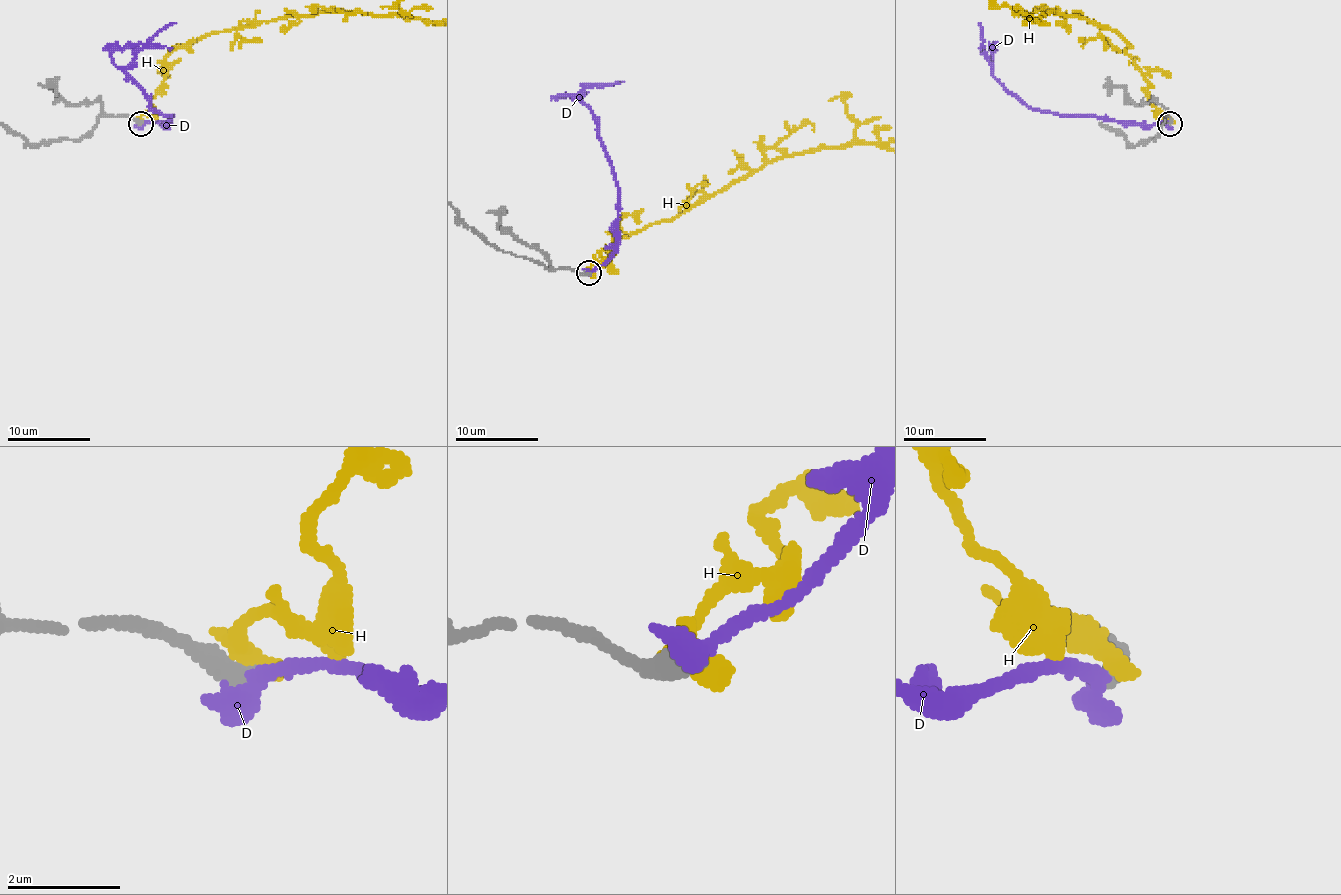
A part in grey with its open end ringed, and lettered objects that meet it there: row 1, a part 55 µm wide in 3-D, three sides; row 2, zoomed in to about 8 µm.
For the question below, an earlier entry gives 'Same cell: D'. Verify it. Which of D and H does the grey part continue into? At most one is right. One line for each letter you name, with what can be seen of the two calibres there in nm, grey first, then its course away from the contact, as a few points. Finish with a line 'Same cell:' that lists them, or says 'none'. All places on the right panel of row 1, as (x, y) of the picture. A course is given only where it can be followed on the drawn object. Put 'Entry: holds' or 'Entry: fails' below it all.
D: 400/400 nm | via (1170, 123), (1147, 125), (1035, 110), (1016, 98), (993, 75), (993, 66), (982, 50), (982, 31), (978, 23)
Same cell: D
Entry: holds

